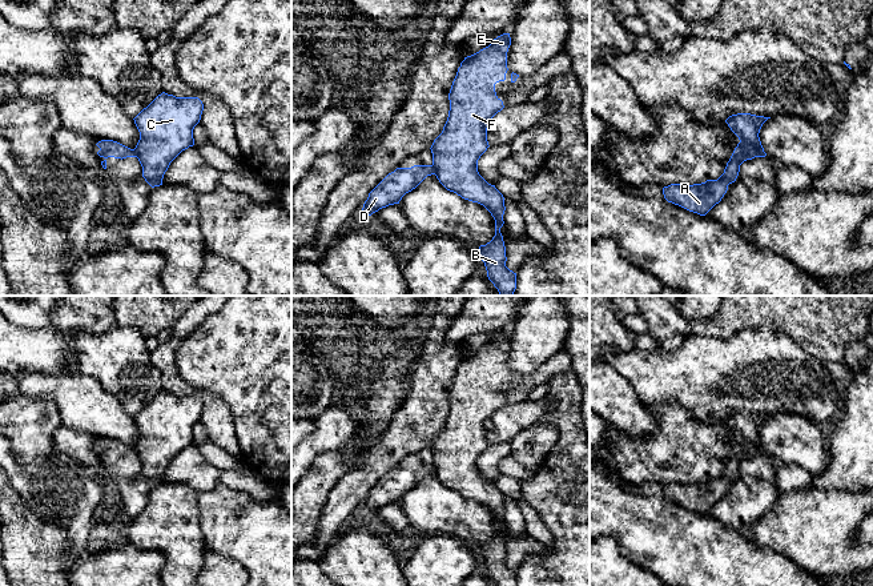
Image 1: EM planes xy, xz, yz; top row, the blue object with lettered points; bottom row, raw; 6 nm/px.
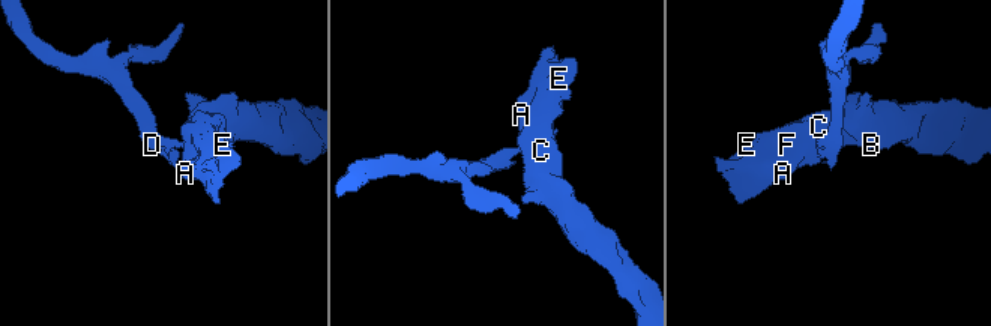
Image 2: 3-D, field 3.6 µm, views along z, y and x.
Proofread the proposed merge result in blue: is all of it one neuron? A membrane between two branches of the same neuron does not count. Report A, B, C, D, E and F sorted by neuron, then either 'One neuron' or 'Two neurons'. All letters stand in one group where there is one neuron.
Groups: A B C E F / D. Two neurons

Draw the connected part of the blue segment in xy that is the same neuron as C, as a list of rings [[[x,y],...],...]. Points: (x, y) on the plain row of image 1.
[[[162,390],[133,417],[140,430],[134,450],[142,475],[152,486],[162,483],[170,461],[194,443],[193,428],[202,409],[198,396],[176,396]]]

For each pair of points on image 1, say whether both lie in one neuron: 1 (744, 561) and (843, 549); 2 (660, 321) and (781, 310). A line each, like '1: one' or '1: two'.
1: two
2: one

